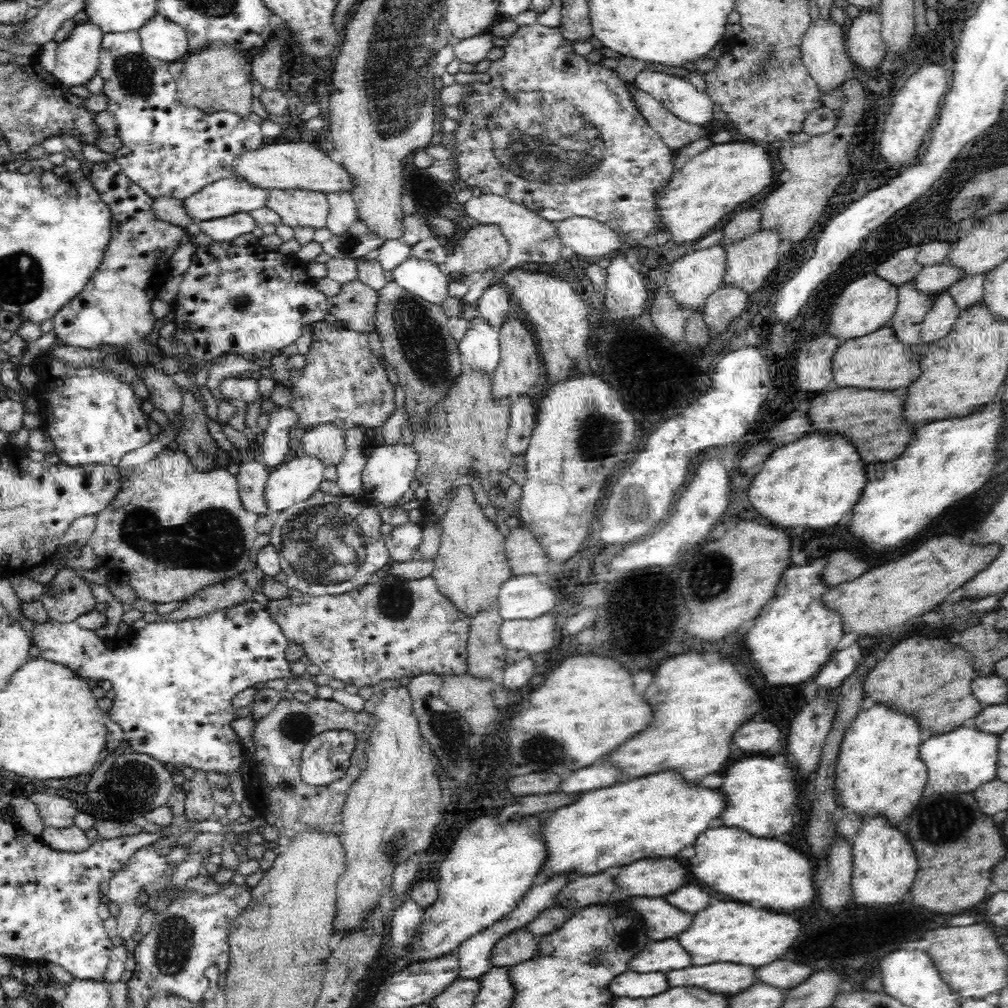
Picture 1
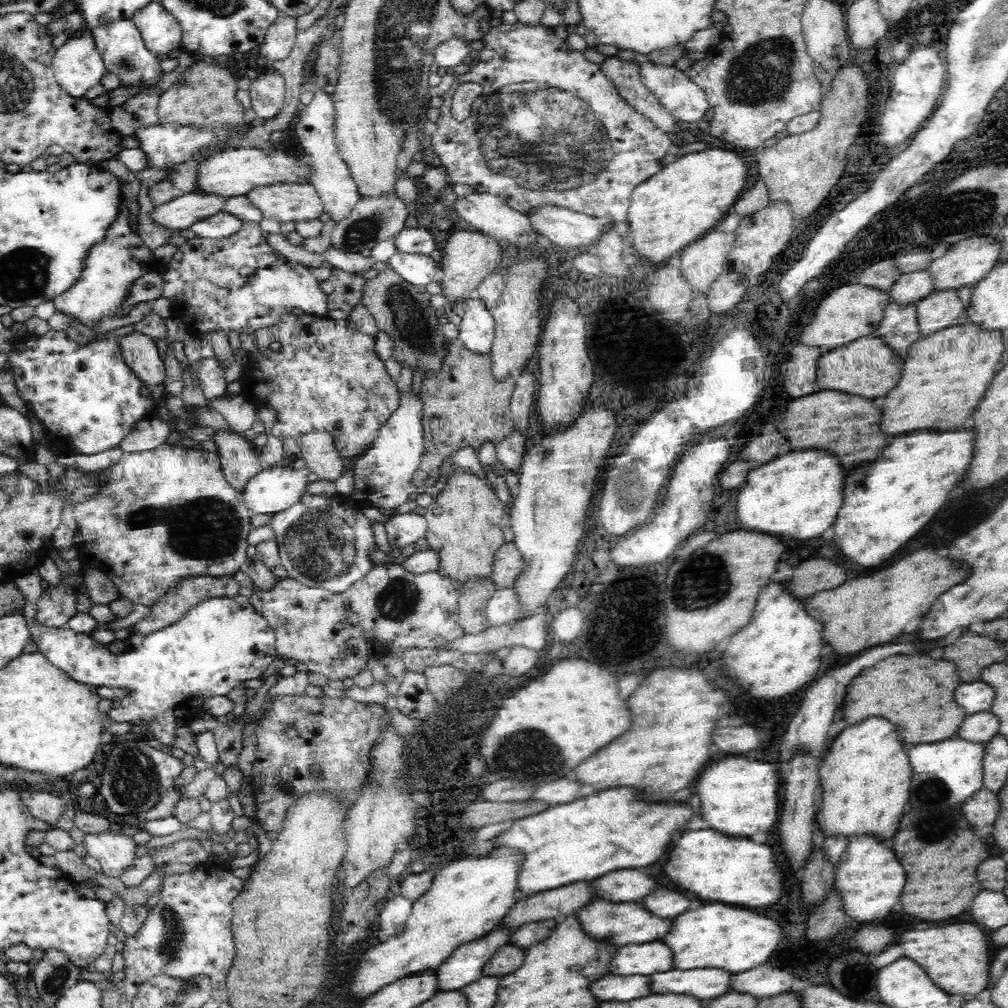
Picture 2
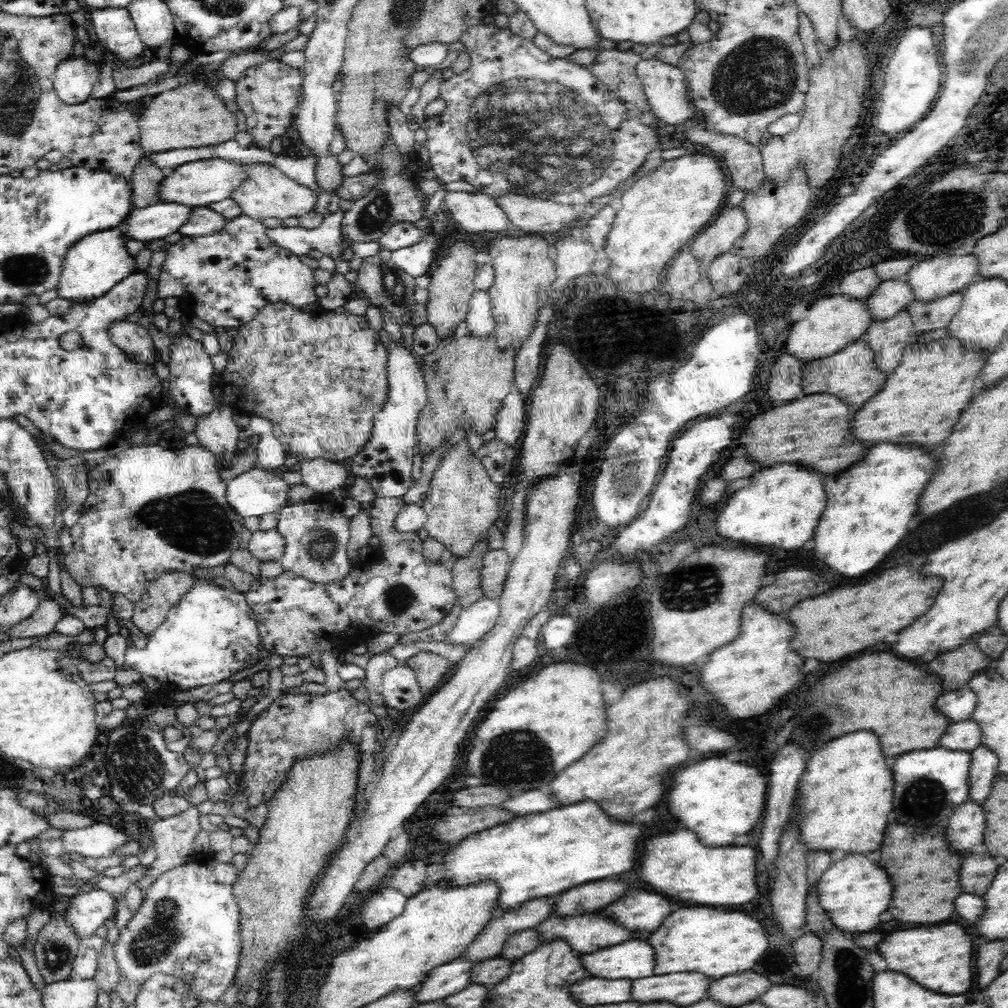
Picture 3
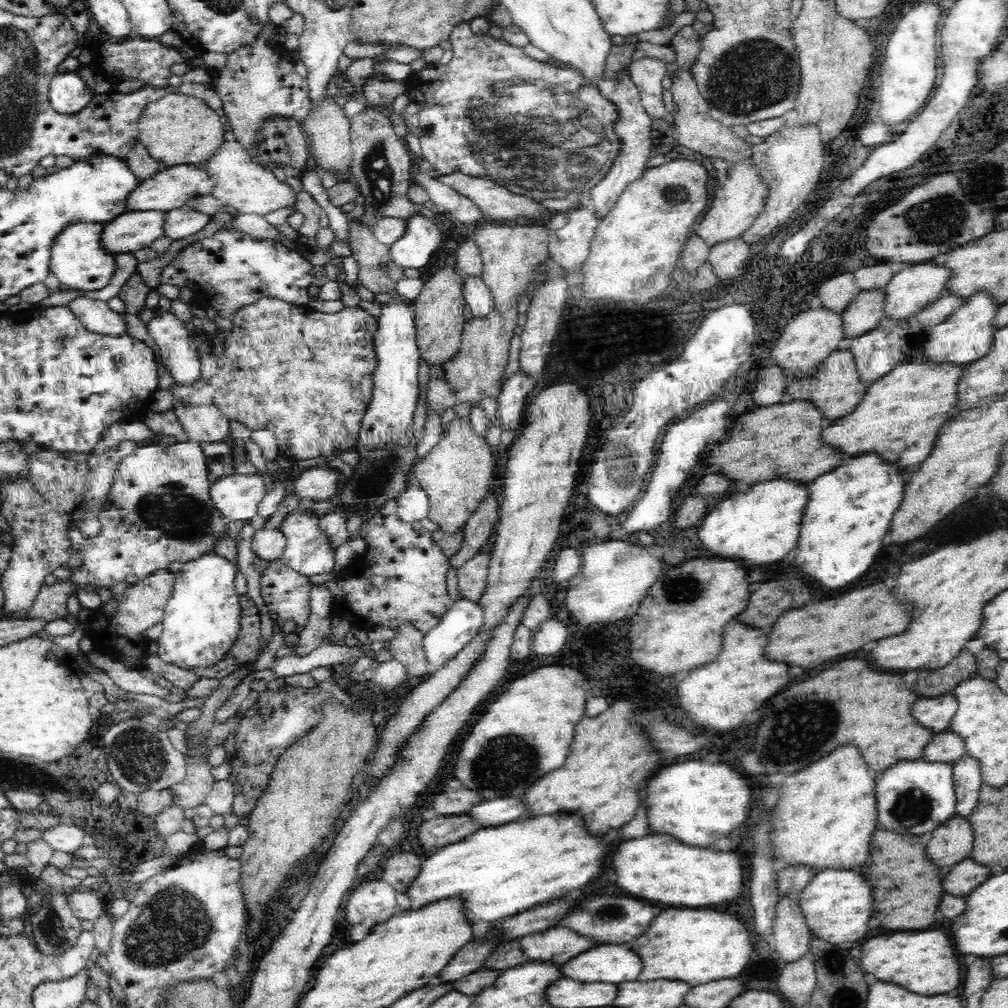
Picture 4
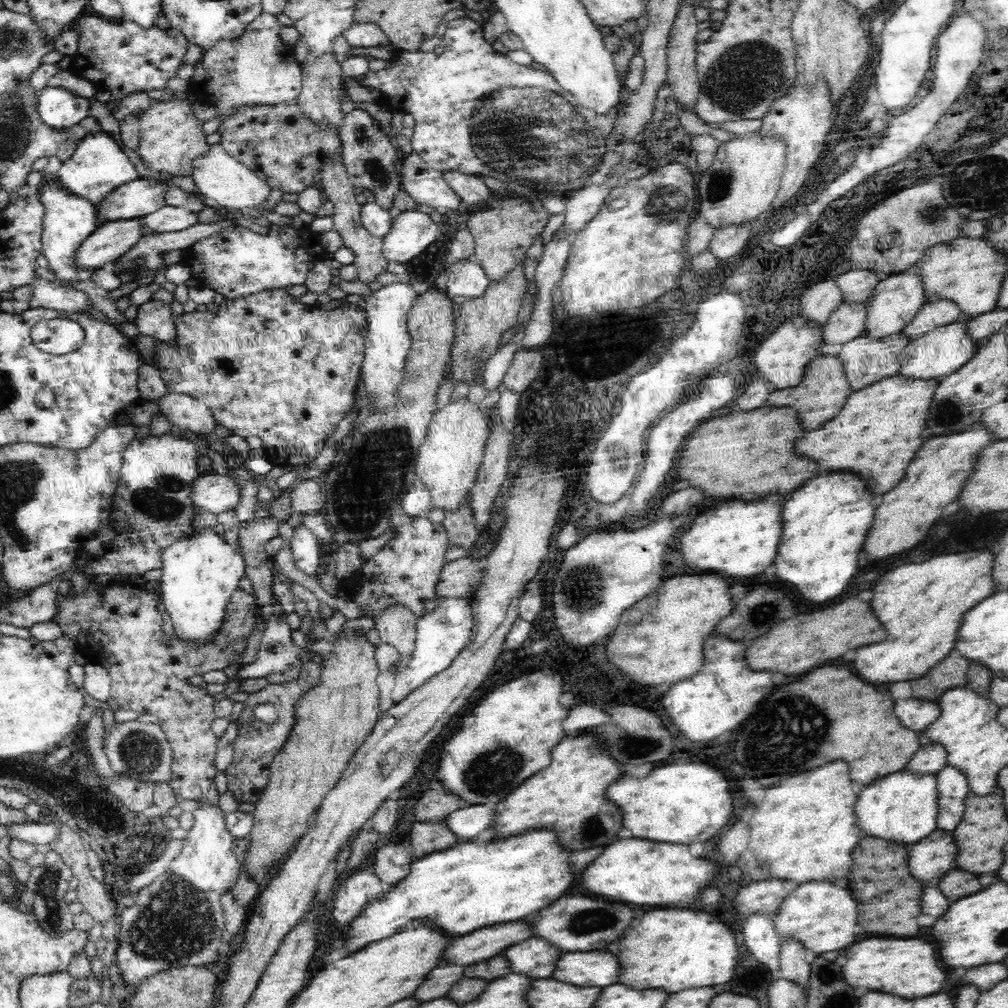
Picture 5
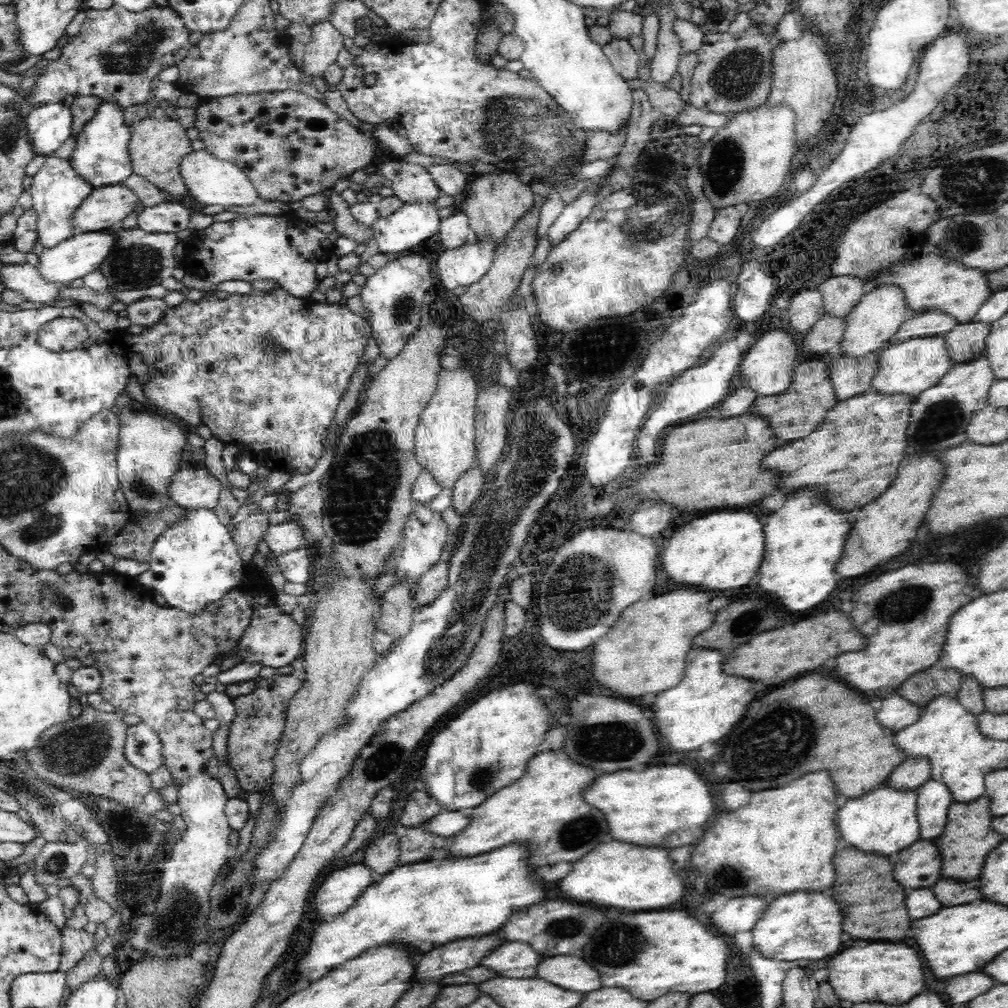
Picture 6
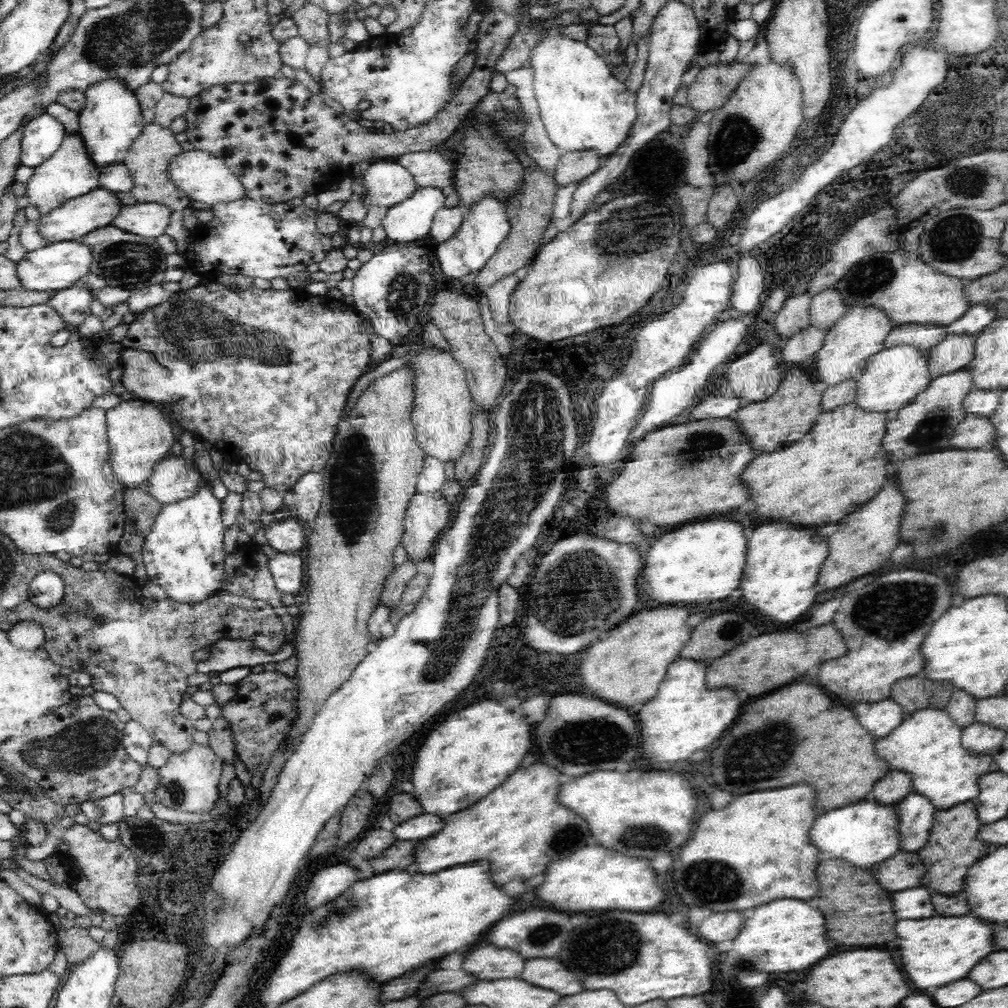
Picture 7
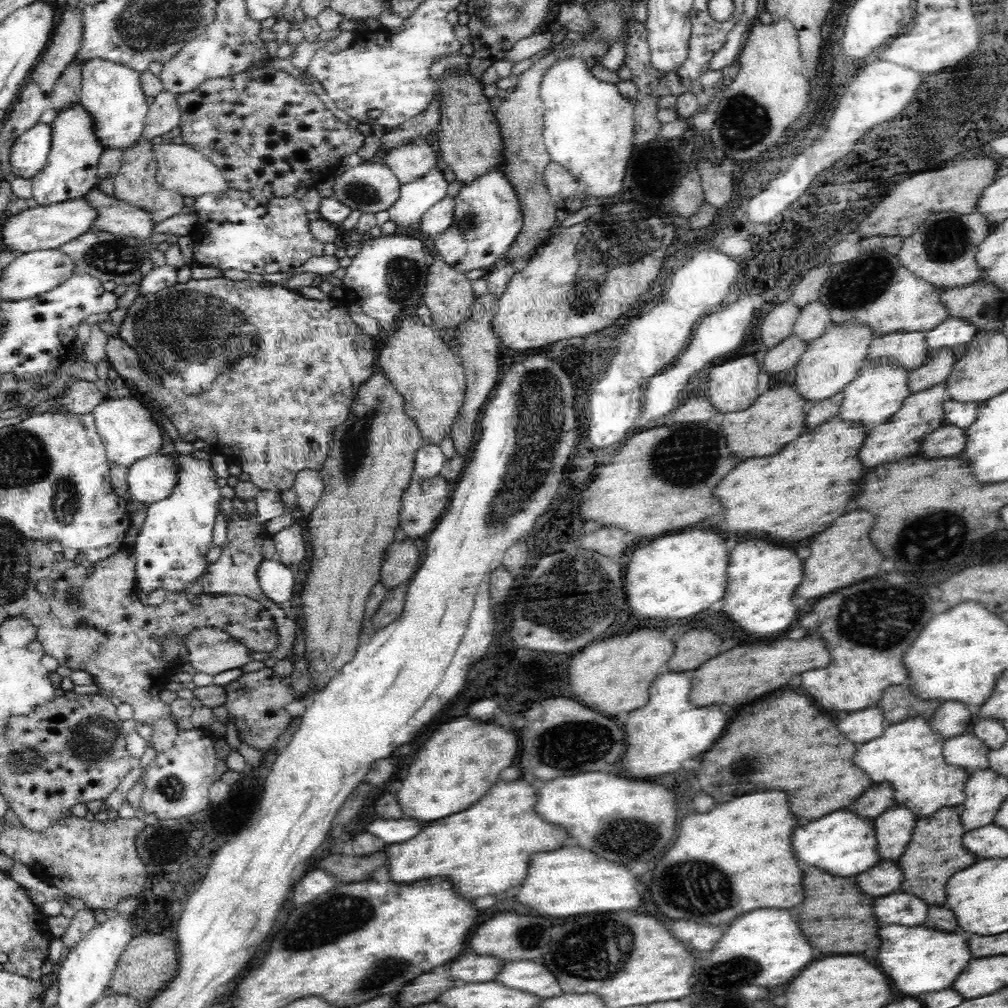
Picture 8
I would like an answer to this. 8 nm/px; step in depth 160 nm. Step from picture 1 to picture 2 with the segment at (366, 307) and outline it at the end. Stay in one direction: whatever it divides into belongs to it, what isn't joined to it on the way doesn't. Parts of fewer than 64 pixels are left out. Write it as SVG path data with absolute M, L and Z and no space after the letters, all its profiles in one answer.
M336 267L331 268L329 279L334 284L334 292L327 295L329 310L342 310L349 317L352 310L361 303L368 279Z

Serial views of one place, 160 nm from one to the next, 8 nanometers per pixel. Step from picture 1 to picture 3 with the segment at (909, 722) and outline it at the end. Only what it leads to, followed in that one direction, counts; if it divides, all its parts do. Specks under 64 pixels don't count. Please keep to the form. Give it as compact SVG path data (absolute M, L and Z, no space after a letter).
M868 730L851 732L842 738L828 742L822 750L816 750L800 778L800 804L796 806L796 818L792 825L796 827L801 844L810 851L828 851L834 856L846 853L869 853L876 855L884 840L884 830L888 814L892 810L893 778L891 761L880 751L880 737Z

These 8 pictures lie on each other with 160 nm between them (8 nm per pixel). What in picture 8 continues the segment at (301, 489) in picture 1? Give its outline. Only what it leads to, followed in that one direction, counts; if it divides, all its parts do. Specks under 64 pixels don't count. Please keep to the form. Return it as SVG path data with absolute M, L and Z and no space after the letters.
M152 454L128 468L128 489L136 502L152 505L169 498L177 484L177 462L166 454Z

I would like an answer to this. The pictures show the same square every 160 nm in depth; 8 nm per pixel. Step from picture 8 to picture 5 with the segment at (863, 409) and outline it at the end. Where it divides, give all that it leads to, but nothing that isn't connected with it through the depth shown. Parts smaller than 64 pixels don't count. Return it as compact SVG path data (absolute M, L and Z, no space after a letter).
M961 313L956 322L935 328L931 332L924 334L924 336L910 341L904 346L904 350L900 354L900 366L897 367L896 374L901 374L911 379L941 379L956 372L960 366L964 366L964 363L972 358L978 348L978 346L974 345L974 339L966 331L970 320L971 317Z

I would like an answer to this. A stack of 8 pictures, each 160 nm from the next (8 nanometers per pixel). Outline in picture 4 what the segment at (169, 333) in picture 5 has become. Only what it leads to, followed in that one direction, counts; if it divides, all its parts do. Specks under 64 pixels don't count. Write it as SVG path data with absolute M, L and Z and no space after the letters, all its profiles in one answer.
M157 307L156 315L146 324L150 336L160 349L161 362L170 370L175 384L188 386L200 375L200 355L190 331L178 314Z

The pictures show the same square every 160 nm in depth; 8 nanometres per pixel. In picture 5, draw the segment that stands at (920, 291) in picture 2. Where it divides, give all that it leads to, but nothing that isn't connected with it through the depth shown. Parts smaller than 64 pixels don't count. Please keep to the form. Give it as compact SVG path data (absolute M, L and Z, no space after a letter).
M865 301L843 302L824 324L826 344L844 344L864 334Z

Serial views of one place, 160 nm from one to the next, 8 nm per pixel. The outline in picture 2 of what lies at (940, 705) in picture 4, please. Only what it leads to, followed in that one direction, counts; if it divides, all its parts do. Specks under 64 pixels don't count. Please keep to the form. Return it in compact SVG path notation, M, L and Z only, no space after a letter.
M982 681L960 683L954 690L953 700L964 709L966 716L980 711L988 711L992 706L994 692L990 685Z

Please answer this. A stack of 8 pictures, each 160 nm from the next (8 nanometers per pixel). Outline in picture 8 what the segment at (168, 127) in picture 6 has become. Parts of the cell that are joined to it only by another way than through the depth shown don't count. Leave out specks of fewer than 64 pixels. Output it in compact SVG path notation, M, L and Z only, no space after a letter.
M140 141L126 150L123 150L120 170L113 178L114 192L117 199L138 206L148 213L152 213L154 224L172 218L182 212L184 208L183 196L171 190L165 189L156 182L156 160L153 158L152 141Z

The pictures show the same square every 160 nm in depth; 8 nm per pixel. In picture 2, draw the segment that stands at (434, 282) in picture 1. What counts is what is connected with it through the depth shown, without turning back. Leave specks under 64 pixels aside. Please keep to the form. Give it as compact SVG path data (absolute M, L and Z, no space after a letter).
M396 252L388 262L406 282L426 288L430 282L438 281L439 264L424 254Z

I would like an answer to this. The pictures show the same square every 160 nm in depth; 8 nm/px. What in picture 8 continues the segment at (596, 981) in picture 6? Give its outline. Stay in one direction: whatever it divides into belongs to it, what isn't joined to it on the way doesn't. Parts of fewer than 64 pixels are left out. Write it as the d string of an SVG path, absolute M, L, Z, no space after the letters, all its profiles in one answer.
M524 960L504 964L494 981L510 986L510 989L524 990L525 993L536 994L542 998L552 998L556 994L562 994L560 984L552 976L553 974L548 974L542 962Z

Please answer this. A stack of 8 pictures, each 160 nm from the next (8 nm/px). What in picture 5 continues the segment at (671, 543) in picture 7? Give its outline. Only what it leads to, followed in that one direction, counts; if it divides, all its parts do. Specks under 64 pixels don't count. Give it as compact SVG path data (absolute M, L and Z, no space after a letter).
M770 493L759 499L734 499L698 516L682 536L682 554L686 564L698 572L718 572L718 575L728 574L730 578L750 578L760 574L776 558L782 532L781 511L787 497Z

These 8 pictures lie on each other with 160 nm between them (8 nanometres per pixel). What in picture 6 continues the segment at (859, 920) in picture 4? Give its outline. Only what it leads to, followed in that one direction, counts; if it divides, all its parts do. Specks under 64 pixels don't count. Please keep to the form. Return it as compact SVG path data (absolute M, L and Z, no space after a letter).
M794 891L775 896L752 928L752 946L773 961L820 962L820 958L836 952L842 946L842 922L844 916L840 905L829 891Z

